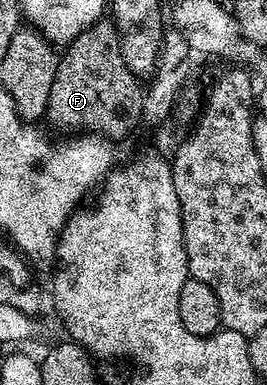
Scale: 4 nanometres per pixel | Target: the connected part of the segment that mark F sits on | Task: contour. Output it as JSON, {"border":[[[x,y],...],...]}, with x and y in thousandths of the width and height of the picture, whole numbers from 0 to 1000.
{"border":[[[371,52],[243,112],[165,306],[217,338],[318,343],[431,364],[494,345],[502,325],[536,314],[536,252],[536,216],[483,182],[453,145],[453,94],[438,68],[412,52]]]}

